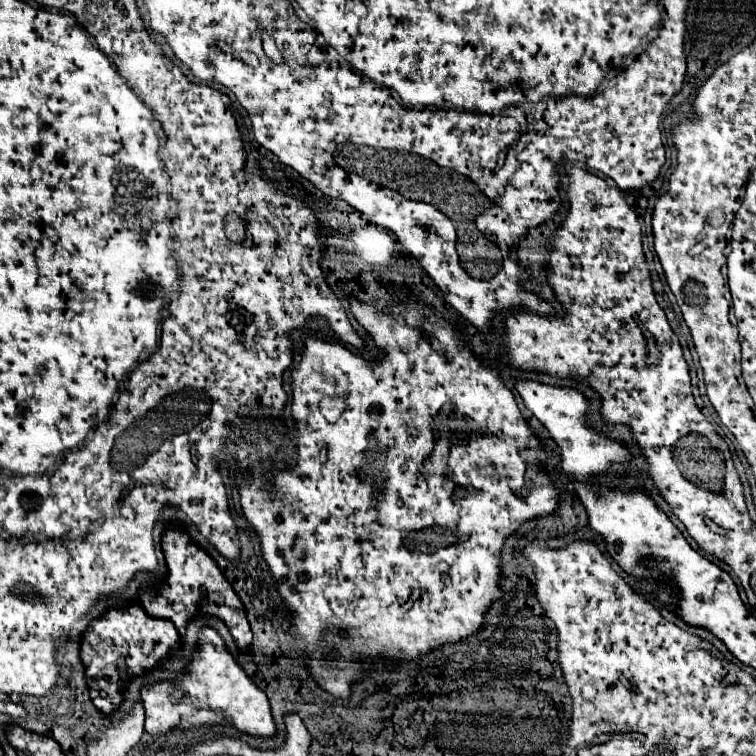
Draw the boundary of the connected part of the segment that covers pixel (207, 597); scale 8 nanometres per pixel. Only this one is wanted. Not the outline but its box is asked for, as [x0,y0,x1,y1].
[139,527,253,649]

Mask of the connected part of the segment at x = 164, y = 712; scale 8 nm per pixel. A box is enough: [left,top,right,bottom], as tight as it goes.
[141,629,277,737]

